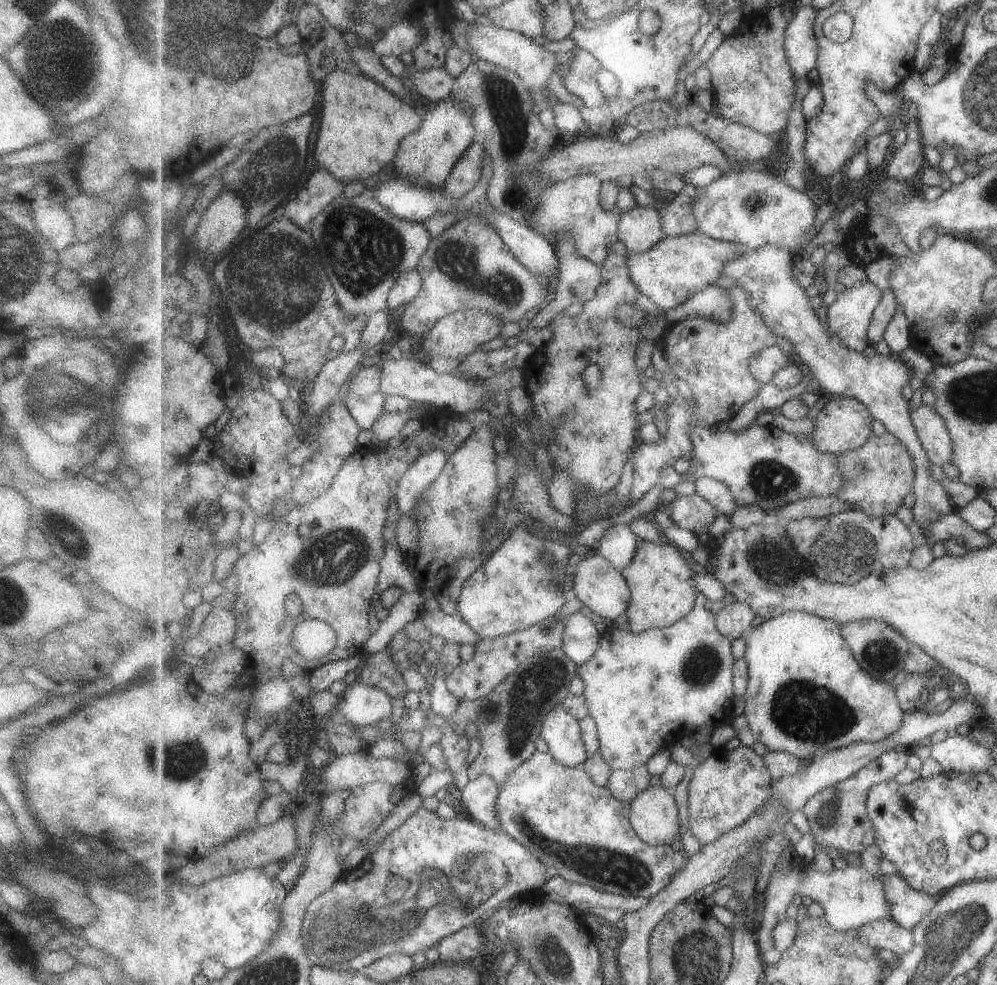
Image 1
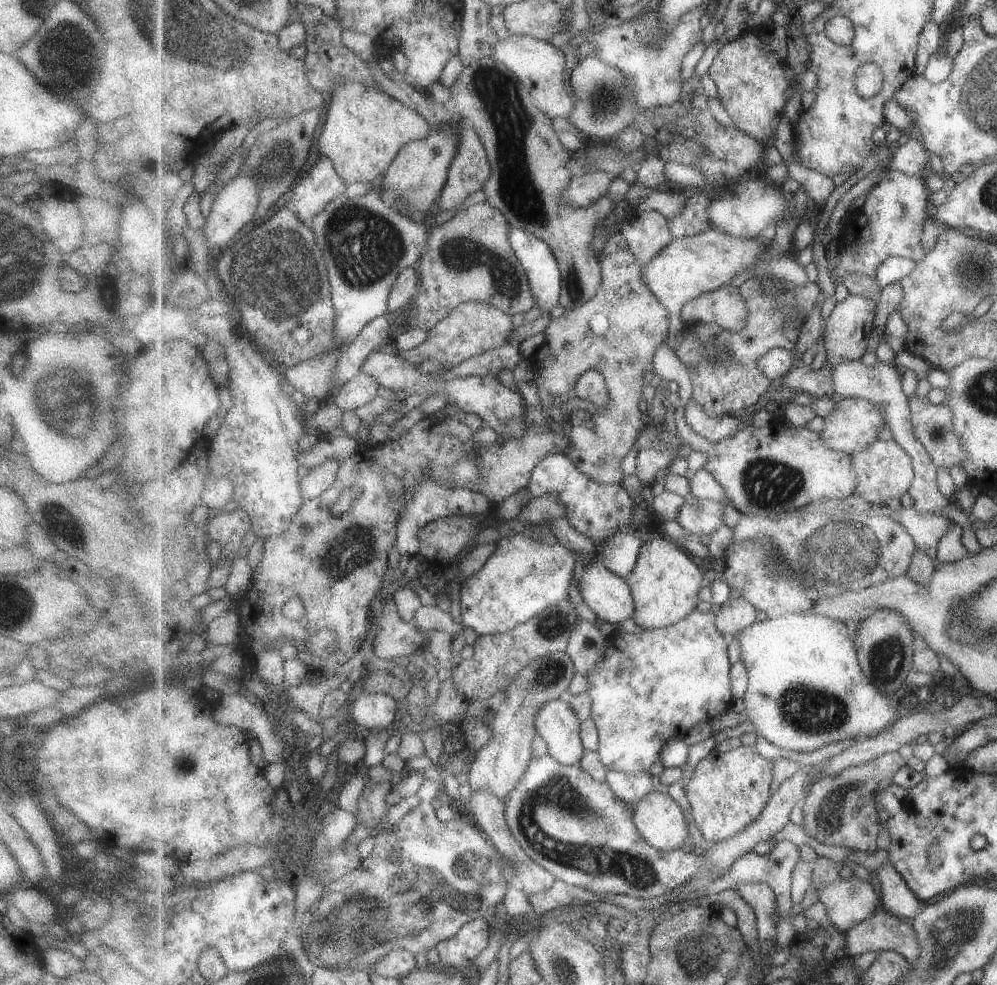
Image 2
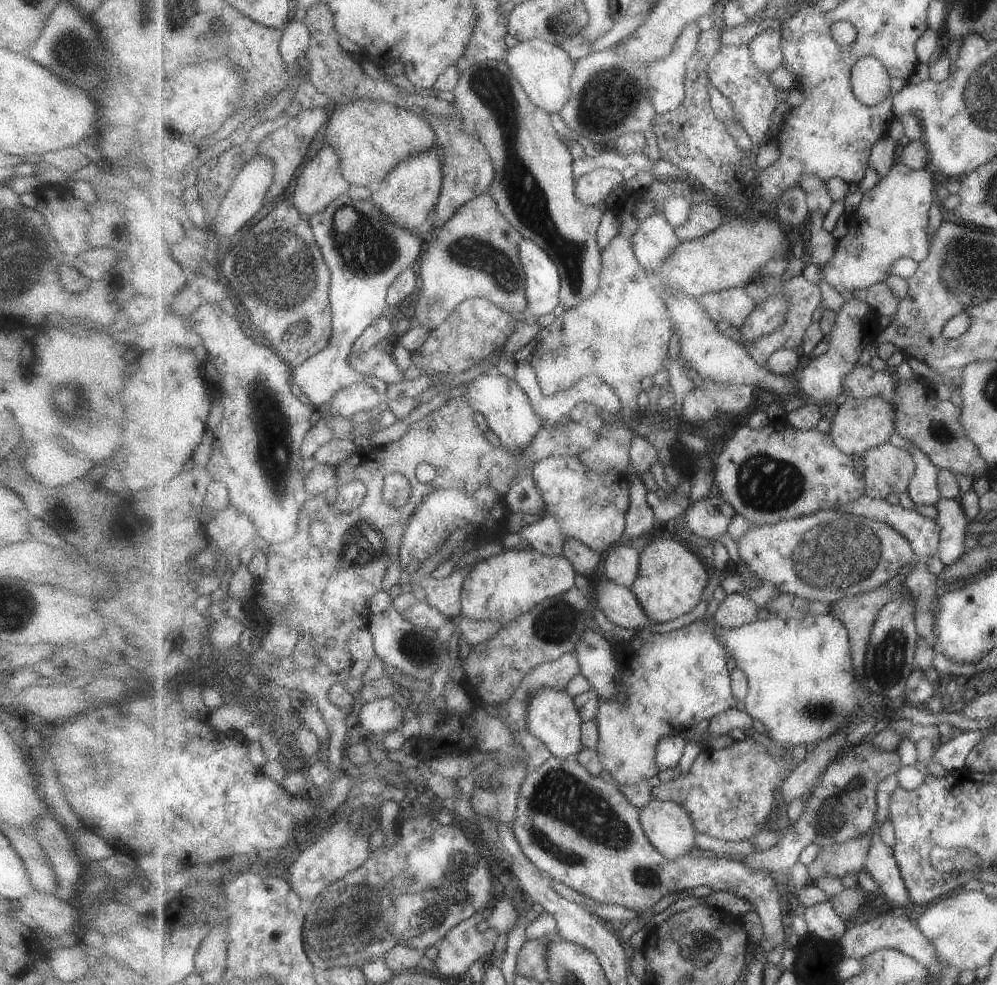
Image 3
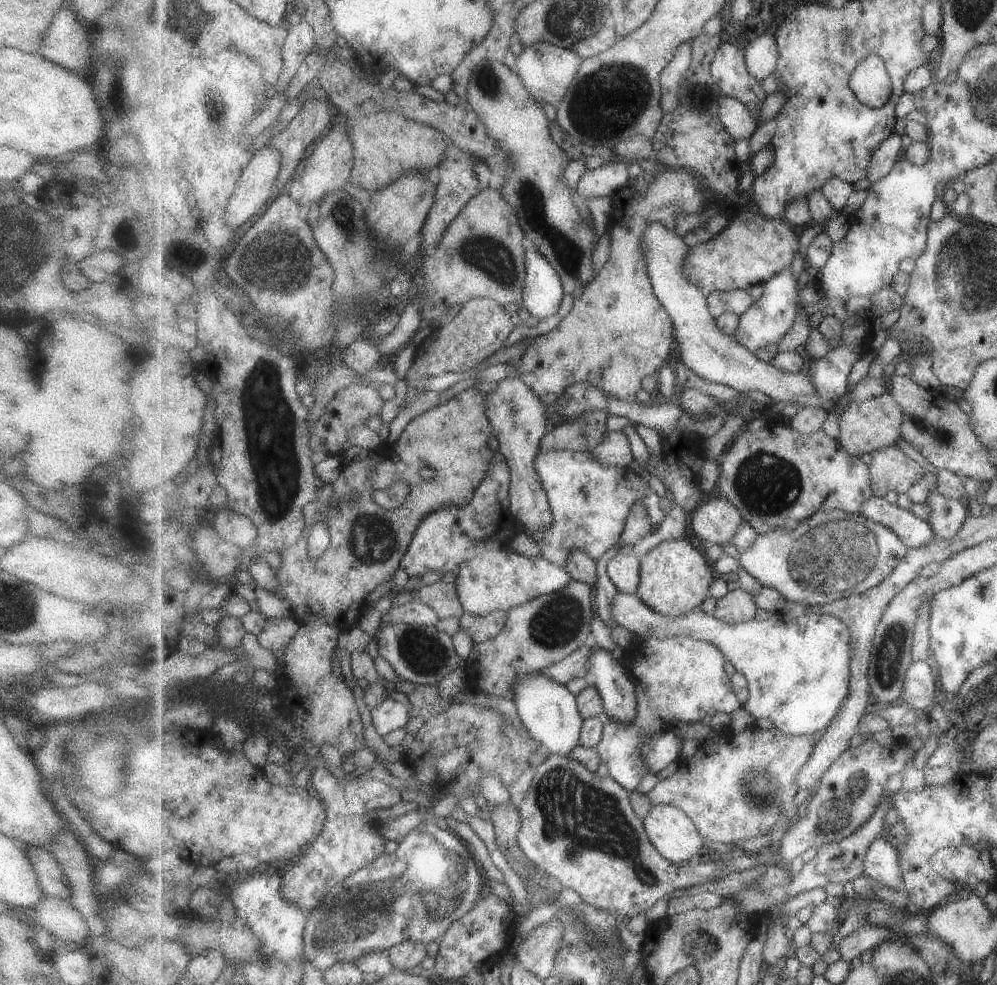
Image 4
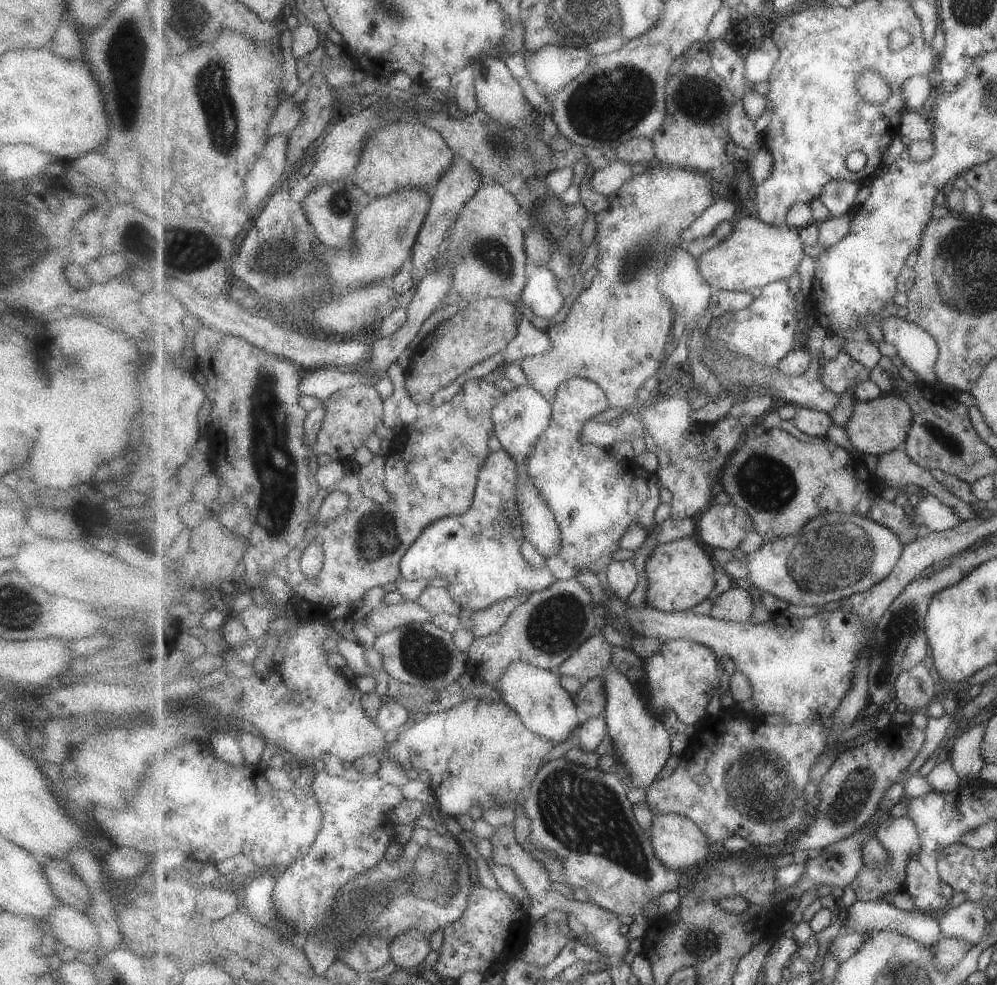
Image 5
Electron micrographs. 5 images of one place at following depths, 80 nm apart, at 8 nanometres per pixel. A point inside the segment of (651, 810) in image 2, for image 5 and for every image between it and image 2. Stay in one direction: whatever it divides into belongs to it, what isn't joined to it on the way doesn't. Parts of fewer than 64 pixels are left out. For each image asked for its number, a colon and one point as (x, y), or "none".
3: (668, 826)
4: (674, 834)
5: (678, 841)

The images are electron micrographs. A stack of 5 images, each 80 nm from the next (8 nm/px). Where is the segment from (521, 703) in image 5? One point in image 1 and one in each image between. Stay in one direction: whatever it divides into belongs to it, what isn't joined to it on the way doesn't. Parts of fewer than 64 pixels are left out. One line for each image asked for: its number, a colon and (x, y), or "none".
1: (561, 731)
2: (556, 722)
3: (552, 716)
4: (550, 712)

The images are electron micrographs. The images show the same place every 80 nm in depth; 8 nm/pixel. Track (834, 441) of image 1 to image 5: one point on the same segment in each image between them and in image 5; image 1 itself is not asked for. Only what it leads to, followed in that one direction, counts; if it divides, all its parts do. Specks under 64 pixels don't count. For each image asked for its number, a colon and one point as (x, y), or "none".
2: (853, 425)
3: (859, 425)
4: (873, 424)
5: (875, 428)

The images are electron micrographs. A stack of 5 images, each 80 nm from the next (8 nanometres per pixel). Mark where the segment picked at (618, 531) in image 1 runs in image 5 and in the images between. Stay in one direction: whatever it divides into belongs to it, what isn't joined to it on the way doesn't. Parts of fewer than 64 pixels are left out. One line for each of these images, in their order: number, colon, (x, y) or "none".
2: (620, 553)
3: (621, 564)
4: (623, 570)
5: (623, 577)

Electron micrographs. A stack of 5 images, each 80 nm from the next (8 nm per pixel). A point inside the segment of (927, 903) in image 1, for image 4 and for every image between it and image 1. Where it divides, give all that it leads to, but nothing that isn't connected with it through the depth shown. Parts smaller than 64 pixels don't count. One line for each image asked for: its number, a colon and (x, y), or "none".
2: (897, 898)
3: (881, 864)
4: (882, 863)

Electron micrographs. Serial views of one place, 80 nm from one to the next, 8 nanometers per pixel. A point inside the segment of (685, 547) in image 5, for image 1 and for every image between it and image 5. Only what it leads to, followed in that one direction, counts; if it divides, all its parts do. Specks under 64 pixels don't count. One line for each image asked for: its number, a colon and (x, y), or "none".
1: (663, 588)
2: (666, 583)
3: (672, 580)
4: (675, 578)

